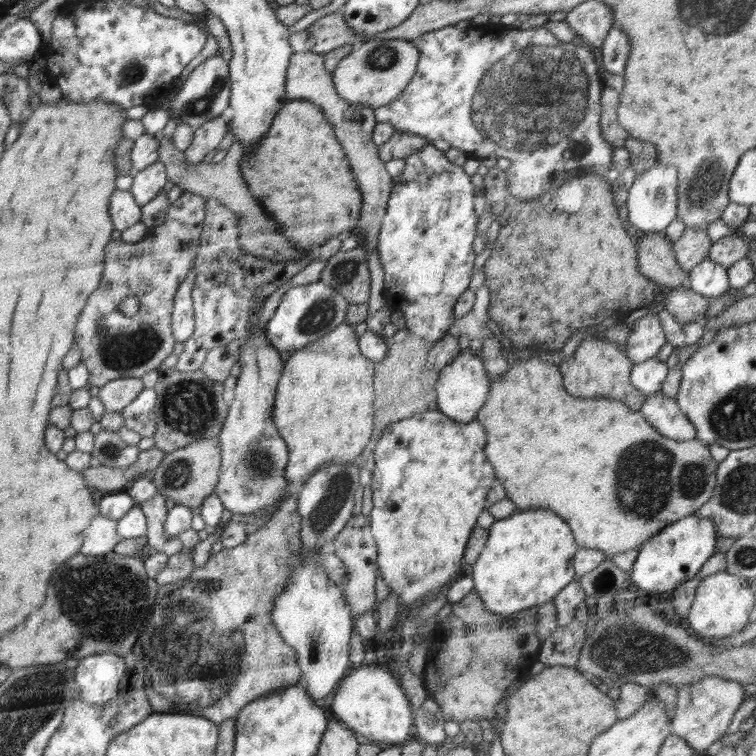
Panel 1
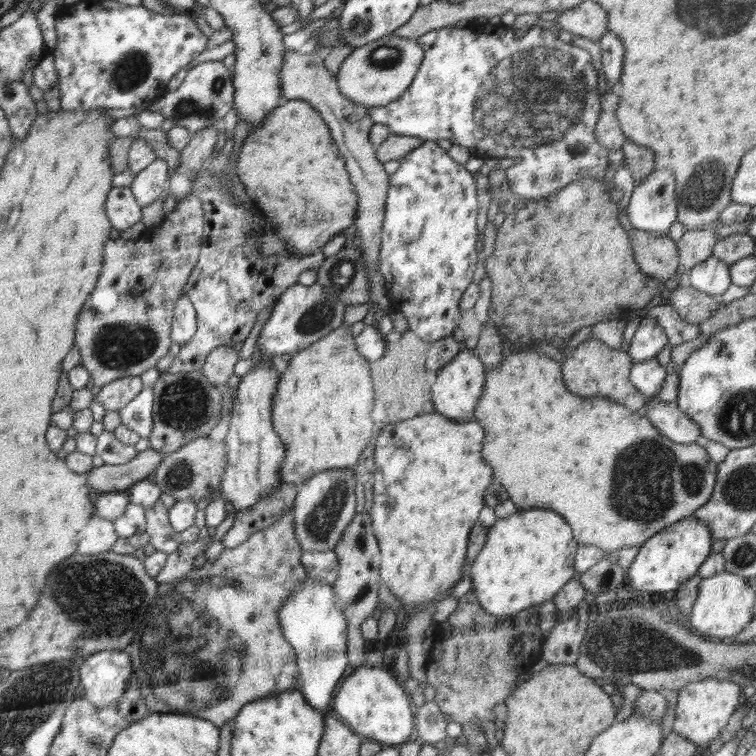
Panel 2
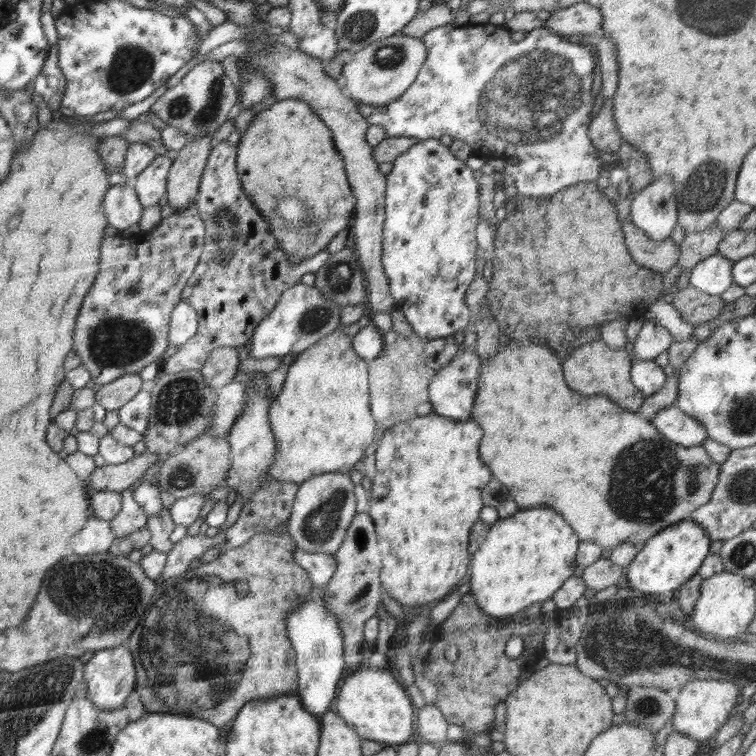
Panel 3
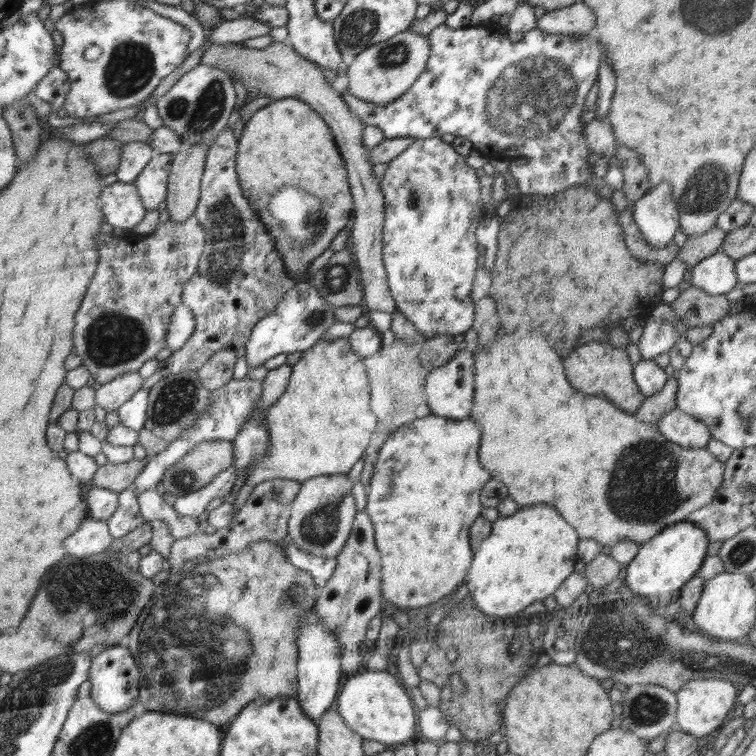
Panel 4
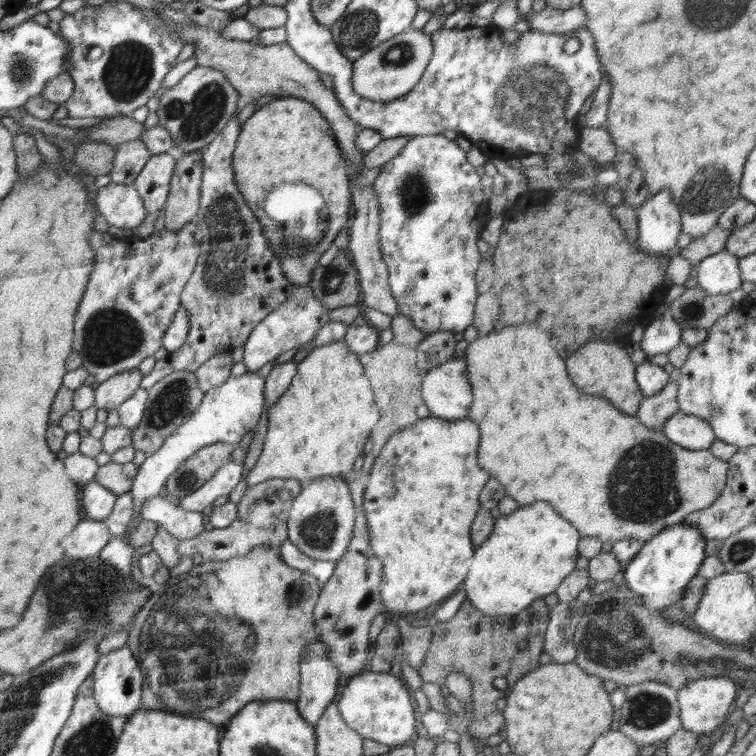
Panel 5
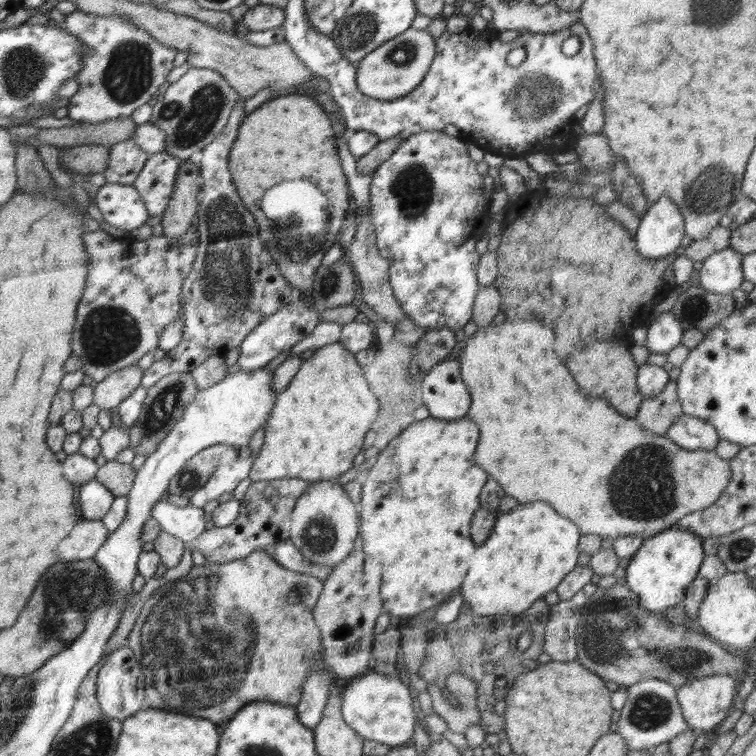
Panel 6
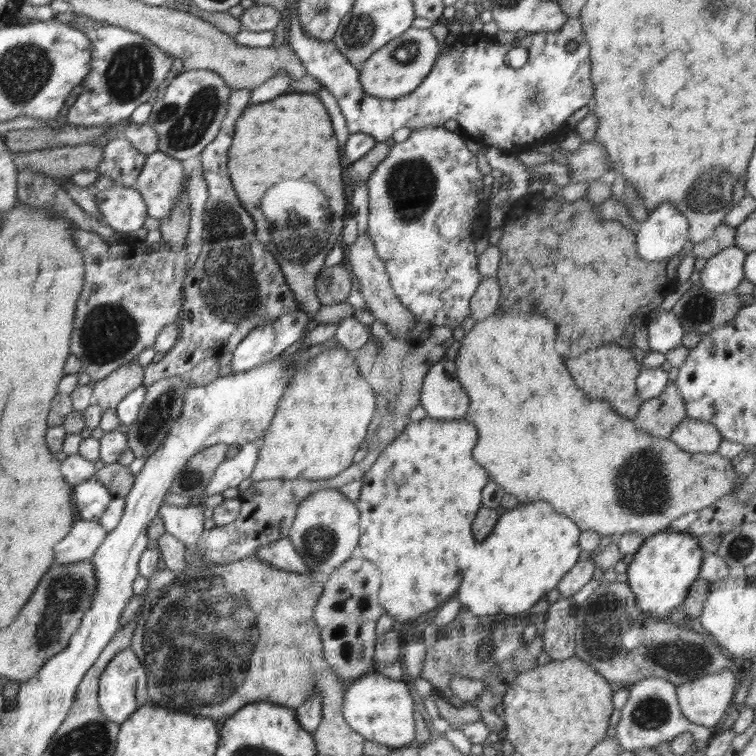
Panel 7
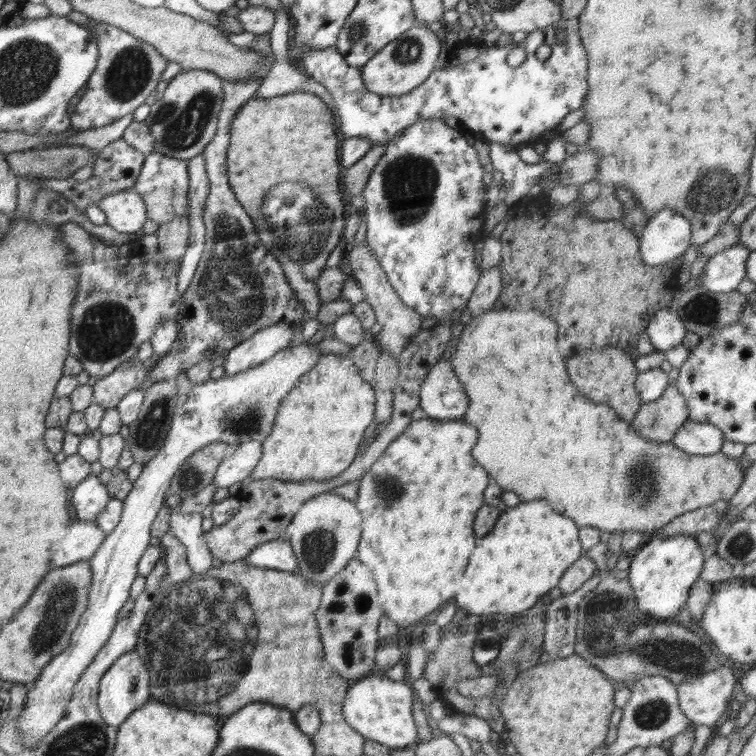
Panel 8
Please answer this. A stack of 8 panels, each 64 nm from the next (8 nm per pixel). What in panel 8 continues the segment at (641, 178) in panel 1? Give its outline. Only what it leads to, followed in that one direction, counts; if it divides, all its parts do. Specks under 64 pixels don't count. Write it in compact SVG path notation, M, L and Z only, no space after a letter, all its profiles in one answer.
M664 208L649 218L640 234L642 260L650 266L668 266L688 250L690 238L690 221L672 208Z

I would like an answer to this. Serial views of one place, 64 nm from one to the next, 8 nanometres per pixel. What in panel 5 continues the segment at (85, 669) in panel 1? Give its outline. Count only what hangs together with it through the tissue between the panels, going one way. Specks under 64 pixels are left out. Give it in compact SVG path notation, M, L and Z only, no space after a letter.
M128 645L102 654L91 673L96 704L109 716L130 716L141 708L142 671Z

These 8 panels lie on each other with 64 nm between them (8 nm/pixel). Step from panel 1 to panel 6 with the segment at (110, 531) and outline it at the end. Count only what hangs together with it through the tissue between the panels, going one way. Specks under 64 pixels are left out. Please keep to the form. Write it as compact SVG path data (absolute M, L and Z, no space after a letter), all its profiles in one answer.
M81 518L68 534L68 538L58 544L56 550L60 552L60 560L72 562L93 559L109 533L101 520Z

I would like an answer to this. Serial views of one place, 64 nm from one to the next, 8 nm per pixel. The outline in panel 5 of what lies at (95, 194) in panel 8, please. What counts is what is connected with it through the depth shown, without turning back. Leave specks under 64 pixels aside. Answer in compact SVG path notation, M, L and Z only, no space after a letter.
M140 139L124 142L116 146L114 165L108 173L112 183L133 184L138 173L144 168L146 161L151 157L148 148Z

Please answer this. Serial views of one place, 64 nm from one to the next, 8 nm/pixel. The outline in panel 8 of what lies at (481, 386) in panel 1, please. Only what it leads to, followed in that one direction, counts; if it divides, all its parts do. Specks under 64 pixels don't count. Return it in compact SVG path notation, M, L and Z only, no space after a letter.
M441 359L427 372L419 392L419 407L427 417L462 419L468 408L468 395L450 362Z

